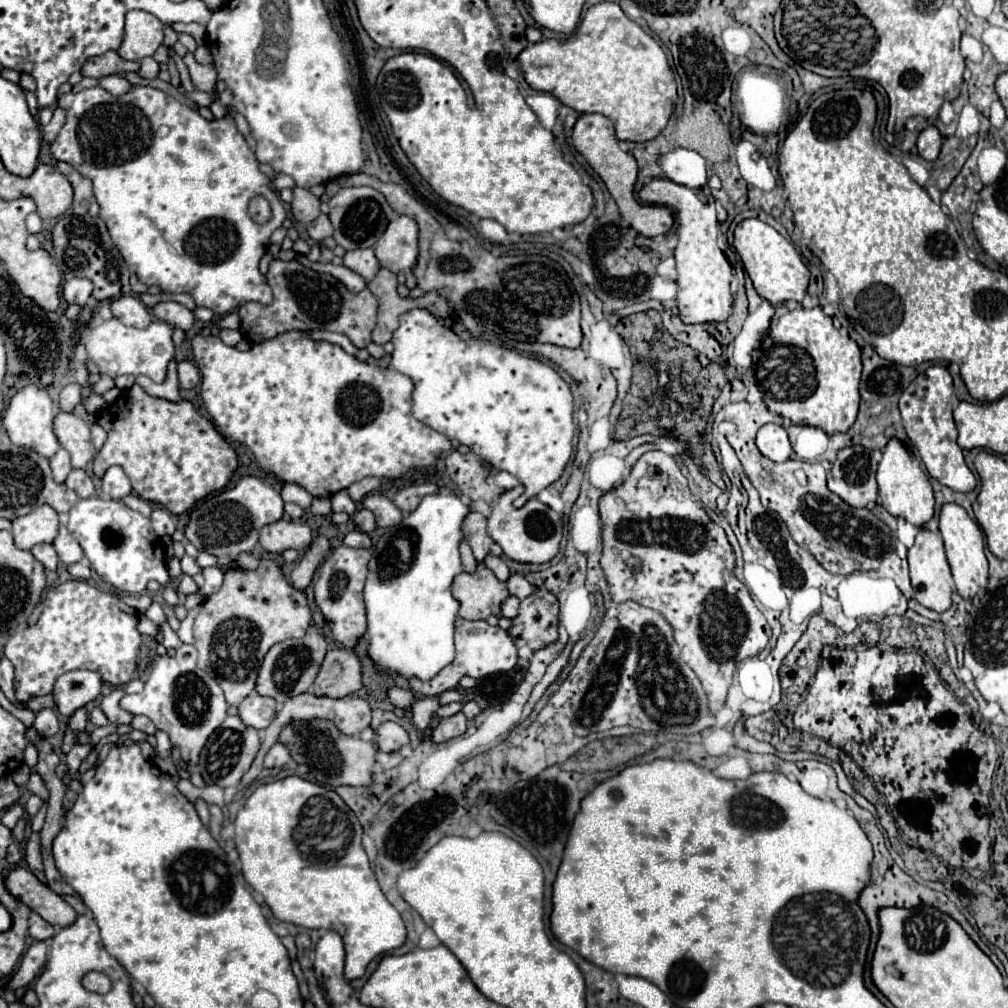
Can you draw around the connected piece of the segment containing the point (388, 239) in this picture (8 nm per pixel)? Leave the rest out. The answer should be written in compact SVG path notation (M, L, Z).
M399 215L373 247L379 263L393 273L411 269L417 261L417 221Z

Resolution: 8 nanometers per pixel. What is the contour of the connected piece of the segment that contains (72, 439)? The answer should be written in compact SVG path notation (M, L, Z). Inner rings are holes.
M57 413L55 435L59 439L59 445L69 451L71 465L77 469L85 469L85 465L97 455L97 449L91 443L89 423L73 413Z

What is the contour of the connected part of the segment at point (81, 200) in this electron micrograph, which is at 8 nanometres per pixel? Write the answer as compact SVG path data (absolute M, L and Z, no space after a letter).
M57 161L55 167L71 181L73 189L75 189L75 201L72 202L72 211L74 215L85 215L89 205L91 205L91 197L93 197L93 183L79 175L71 165L63 163L63 161Z

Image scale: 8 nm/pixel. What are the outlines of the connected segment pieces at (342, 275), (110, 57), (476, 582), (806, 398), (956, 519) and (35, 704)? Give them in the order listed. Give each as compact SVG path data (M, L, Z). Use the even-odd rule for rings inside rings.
M297 255L297 261L311 267L313 271L319 271L319 273L329 273L333 277L337 277L349 291L357 293L361 289L367 287L367 281L361 279L361 275L357 275L355 271L349 271L345 265L333 265L333 263L321 263L321 261L309 261L305 255Z
M107 51L105 55L89 59L83 65L81 75L83 77L101 79L101 77L111 75L111 73L127 73L127 71L139 71L139 63L137 61L125 61L125 59L121 59L117 55L117 51Z
M477 563L473 573L457 575L453 583L453 597L459 601L459 617L463 619L487 619L501 613L501 603L509 597L507 585L501 583L493 571L483 563Z
M779 305L771 319L769 333L753 359L753 369L757 385L763 391L763 401L769 407L769 411L791 419L793 425L821 427L827 435L833 435L849 431L855 423L860 403L861 351L851 337L841 336L839 330L835 329L831 317L827 317L821 311L821 307L789 309L785 305Z
M955 503L943 505L941 515L939 515L939 531L941 531L941 537L945 541L945 553L947 553L947 561L951 565L951 573L953 573L953 581L957 585L957 593L963 599L973 599L981 589L987 587L987 577L989 577L983 531L967 515L967 511Z
M45 695L45 697L35 697L35 699L31 699L31 701L25 701L25 703L21 703L21 701L13 701L17 707L23 707L23 709L31 709L33 713L37 713L37 711L41 711L41 709L45 709L45 707L49 707L49 709L55 709L55 703L53 703L53 697L51 695Z

